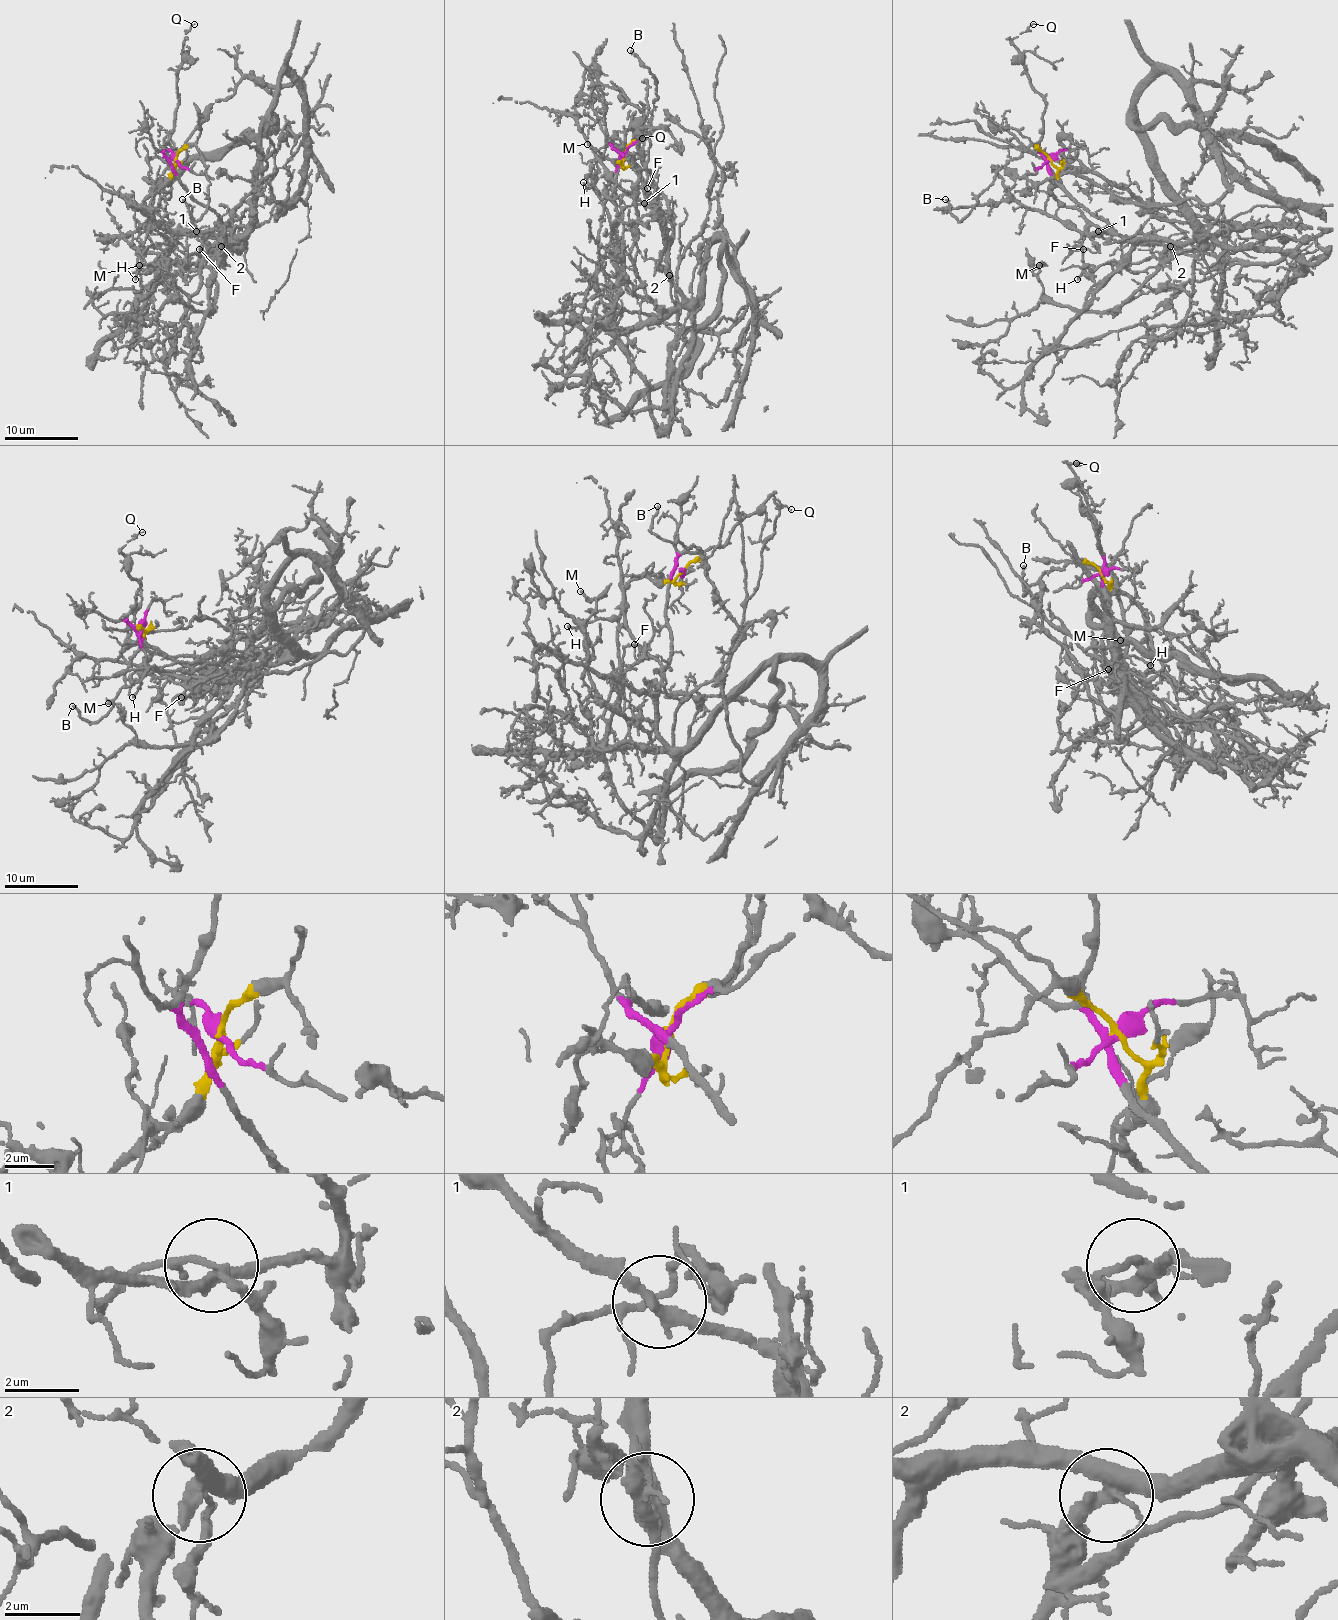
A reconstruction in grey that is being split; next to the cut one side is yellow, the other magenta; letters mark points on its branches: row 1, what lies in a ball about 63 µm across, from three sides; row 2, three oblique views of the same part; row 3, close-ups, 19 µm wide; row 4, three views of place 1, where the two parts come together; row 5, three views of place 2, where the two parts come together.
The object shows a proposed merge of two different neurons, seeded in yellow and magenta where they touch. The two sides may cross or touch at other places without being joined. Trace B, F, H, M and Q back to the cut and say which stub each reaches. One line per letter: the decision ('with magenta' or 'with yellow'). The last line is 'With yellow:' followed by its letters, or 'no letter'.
B: with yellow
F: with yellow
H: with yellow
M: with magenta
Q: with magenta
With yellow: B, F, H

